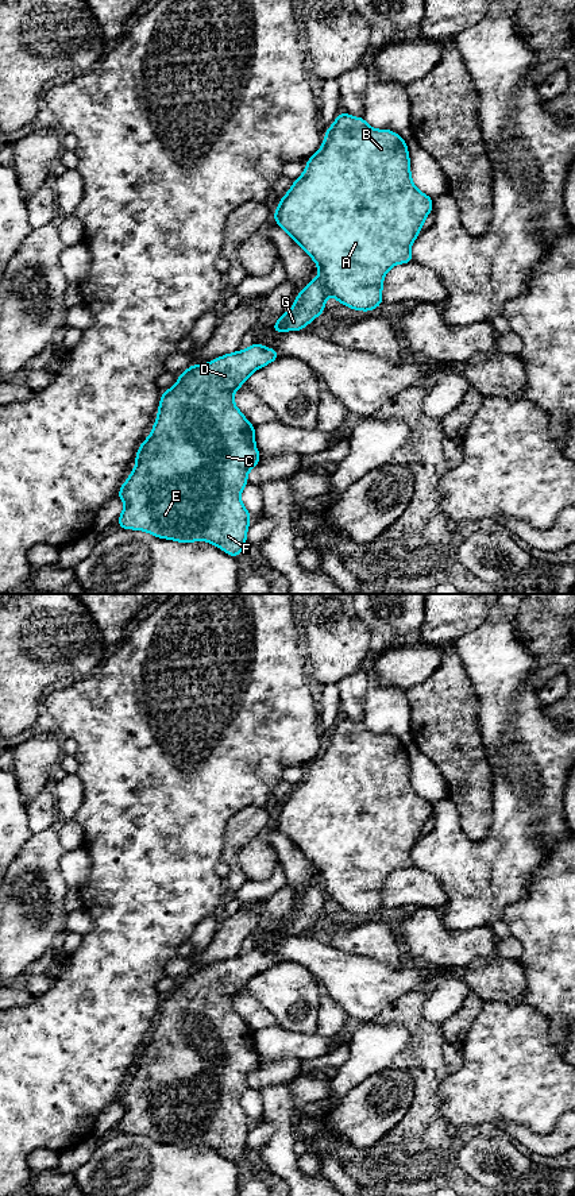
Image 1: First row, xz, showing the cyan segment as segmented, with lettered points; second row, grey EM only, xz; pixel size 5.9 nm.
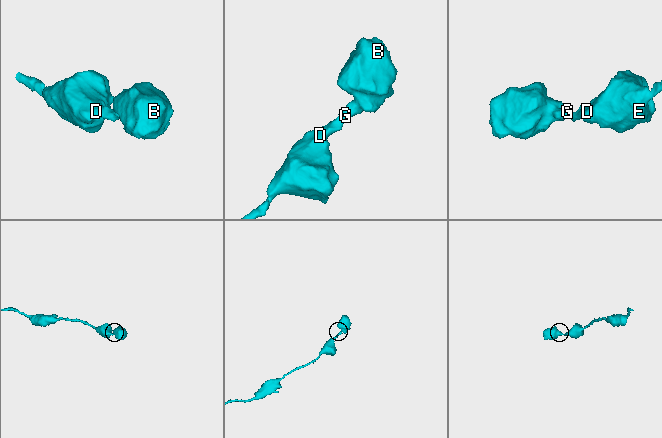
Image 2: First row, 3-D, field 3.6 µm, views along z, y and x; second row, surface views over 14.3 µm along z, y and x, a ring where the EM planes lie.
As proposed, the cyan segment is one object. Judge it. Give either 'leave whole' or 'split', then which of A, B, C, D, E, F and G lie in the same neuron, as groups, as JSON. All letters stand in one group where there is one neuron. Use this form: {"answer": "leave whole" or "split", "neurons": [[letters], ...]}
{"answer": "leave whole", "neurons": [["A", "B", "C", "D", "E", "F", "G"]]}

